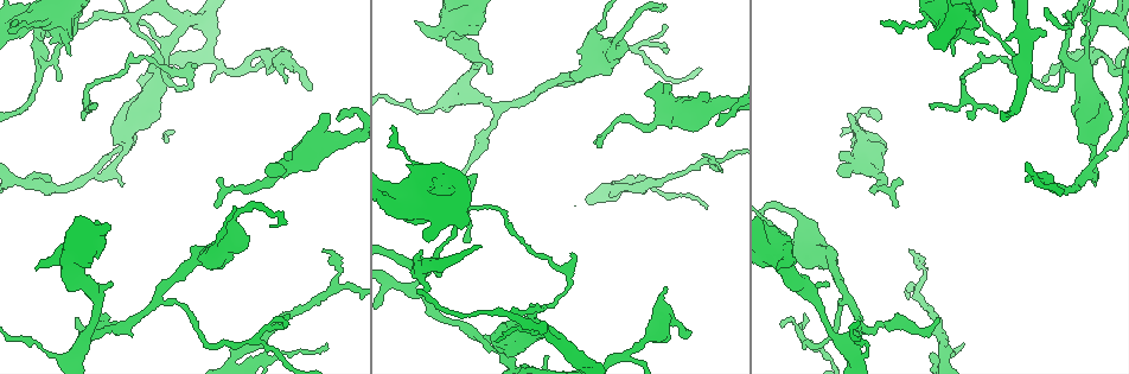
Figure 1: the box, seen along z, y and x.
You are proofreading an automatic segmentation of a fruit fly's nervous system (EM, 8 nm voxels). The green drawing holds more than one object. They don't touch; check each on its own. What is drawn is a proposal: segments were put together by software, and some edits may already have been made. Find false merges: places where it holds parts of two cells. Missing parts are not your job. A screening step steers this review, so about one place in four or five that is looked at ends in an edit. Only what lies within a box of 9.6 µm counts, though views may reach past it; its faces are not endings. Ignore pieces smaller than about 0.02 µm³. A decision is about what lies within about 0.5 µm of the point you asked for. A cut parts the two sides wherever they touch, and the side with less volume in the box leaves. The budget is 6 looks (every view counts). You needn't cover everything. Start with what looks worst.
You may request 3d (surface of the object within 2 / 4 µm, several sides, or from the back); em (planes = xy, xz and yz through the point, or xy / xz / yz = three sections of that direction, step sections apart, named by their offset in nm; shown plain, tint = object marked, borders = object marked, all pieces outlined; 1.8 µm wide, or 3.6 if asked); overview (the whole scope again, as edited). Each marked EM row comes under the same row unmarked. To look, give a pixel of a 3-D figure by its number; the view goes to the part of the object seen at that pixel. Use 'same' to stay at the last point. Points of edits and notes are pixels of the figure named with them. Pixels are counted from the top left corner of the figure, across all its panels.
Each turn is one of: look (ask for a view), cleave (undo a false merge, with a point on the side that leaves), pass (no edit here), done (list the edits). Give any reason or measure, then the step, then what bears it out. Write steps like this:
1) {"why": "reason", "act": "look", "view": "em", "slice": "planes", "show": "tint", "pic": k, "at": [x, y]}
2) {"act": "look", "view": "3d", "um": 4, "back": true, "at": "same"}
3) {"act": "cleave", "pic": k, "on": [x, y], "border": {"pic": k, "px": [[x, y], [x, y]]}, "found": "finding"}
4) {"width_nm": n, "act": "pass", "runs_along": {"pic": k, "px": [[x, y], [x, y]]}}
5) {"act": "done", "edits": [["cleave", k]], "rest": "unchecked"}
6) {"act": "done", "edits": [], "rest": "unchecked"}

{"why": "two arms in line, one across", "act": "look", "view": "3d", "um": 4, "back": true, "pic": 1, "at": [183, 24]}

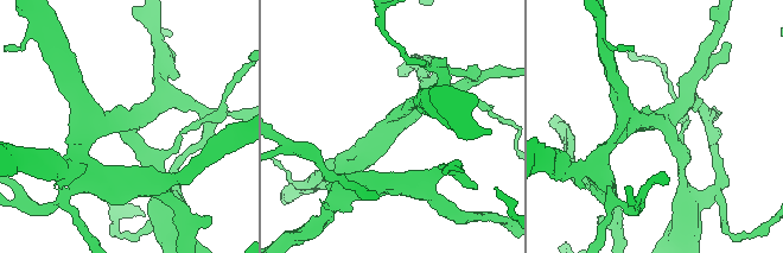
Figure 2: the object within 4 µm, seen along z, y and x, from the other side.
{"act": "look", "view": "em", "slice": "planes", "show": "tint", "pic": 2, "at": [126, 124]}

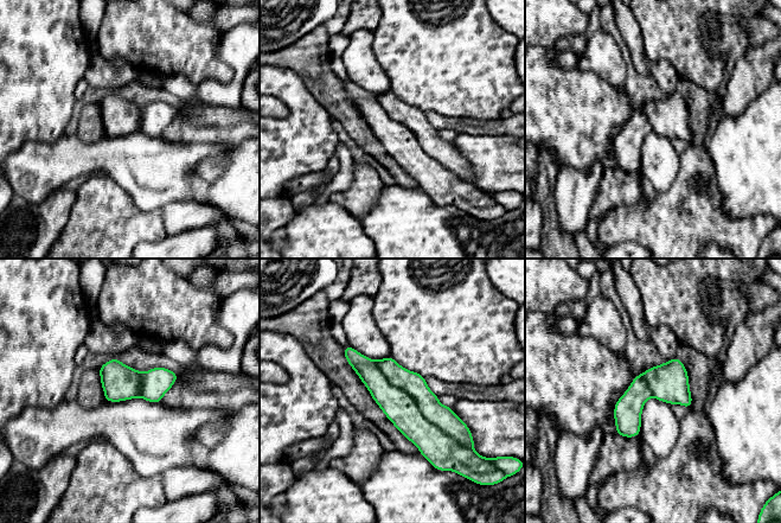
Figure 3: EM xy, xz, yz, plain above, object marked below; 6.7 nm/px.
{"width_nm": 260, "act": "cleave", "pic": 3, "on": [398, 406], "part_leaving": {"pic": 3, "px": [[347, 349], [428, 440], [429, 452]]}, "found": "two cells meet here"}

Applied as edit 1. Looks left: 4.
{"why": "small branch off a trunk", "act": "look", "view": "3d", "um": 4, "pic": 1, "at": [967, 14]}

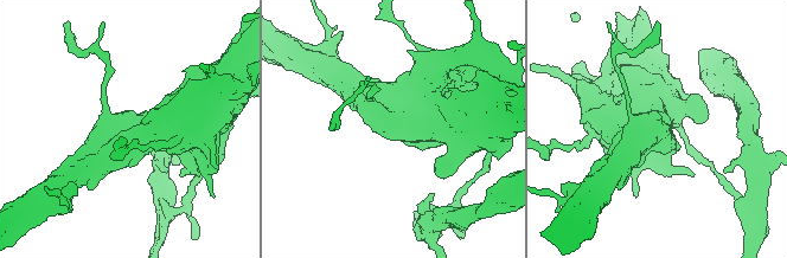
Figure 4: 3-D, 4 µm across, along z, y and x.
{"act": "look", "view": "em", "um": 3.6, "slice": "xy", "step": 16, "show": "tint", "pic": 4, "at": [415, 125]}

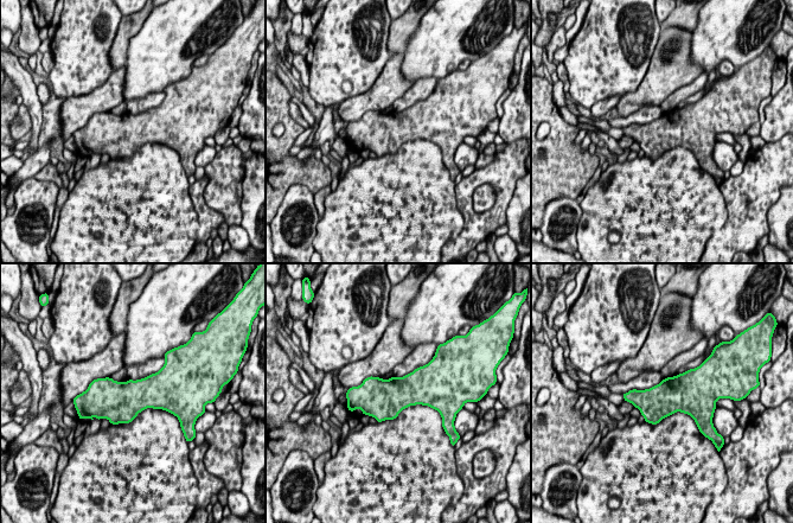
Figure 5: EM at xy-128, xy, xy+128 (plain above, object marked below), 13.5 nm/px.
{"why": "another direction", "act": "look", "view": "em", "um": 3.6, "slice": "planes", "show": "borders", "at": "same"}

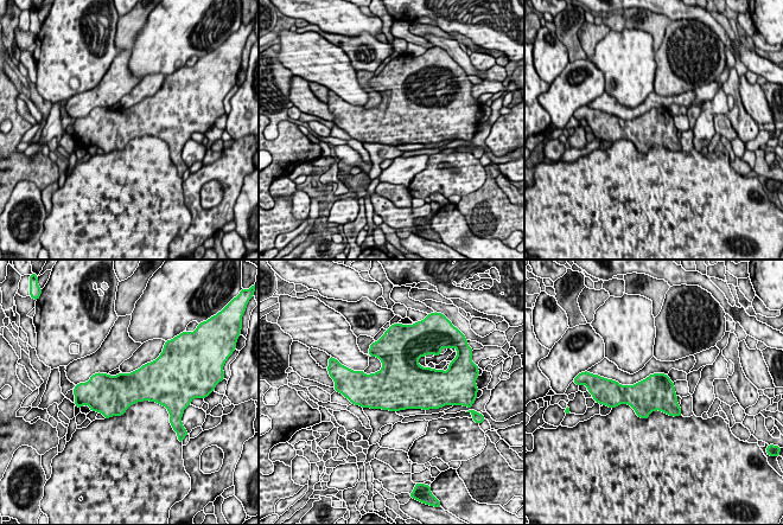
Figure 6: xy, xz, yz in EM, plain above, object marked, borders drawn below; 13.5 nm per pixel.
{"act": "pass", "found": "continuous, no second cell"}

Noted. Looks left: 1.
{"act": "done", "edits": [["cleave", 3]], "rest": "unchecked"}

